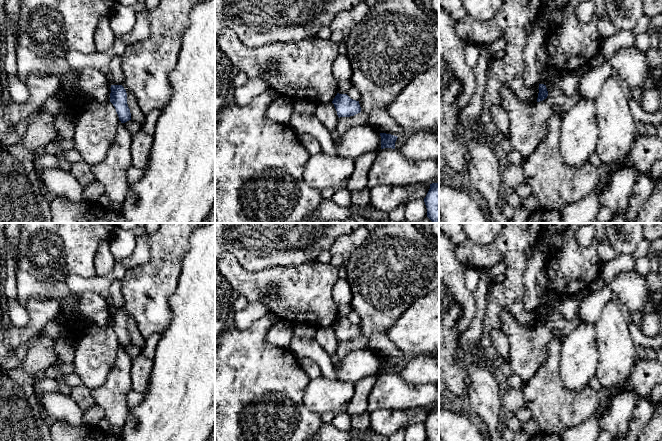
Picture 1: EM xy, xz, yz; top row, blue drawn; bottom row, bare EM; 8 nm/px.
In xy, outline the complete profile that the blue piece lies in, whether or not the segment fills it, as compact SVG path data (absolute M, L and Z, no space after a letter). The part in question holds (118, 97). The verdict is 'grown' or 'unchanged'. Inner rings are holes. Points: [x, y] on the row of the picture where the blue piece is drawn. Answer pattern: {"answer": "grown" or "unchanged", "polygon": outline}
{"answer": "unchanged", "polygon": "M111 85L110 89L110 102L115 107L121 123L131 120L131 113L127 104L127 93L124 87L122 85Z"}

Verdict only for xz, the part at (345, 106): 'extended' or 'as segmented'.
as segmented

